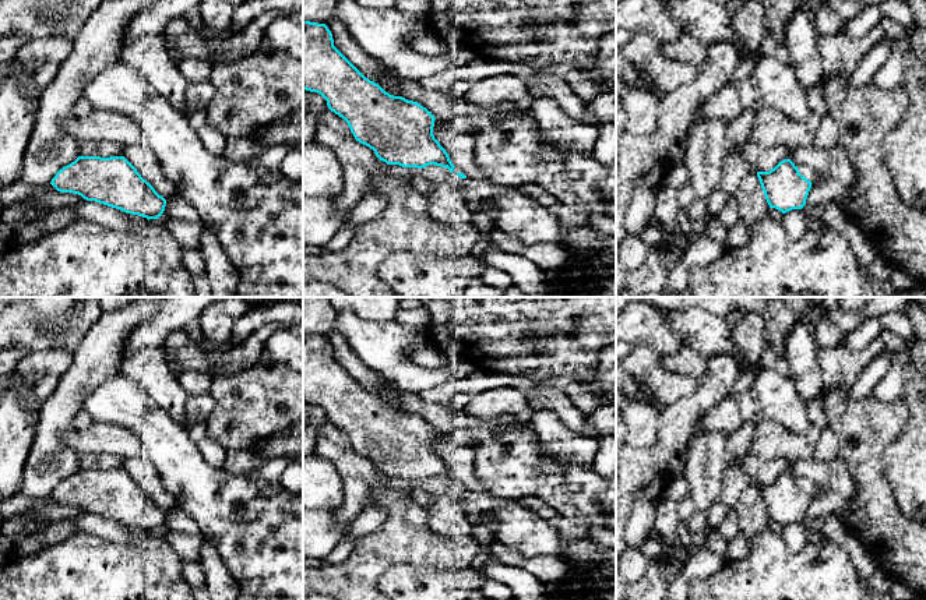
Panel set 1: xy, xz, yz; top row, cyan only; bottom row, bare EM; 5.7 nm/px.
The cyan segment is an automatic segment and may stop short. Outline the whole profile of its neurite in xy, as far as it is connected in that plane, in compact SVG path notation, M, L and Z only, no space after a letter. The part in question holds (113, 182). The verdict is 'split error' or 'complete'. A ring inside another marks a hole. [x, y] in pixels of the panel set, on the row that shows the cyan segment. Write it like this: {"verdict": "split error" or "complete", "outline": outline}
{"verdict": "complete", "outline": "M78 156L60 169L50 184L60 193L73 193L126 213L158 219L166 200L141 177L124 156Z"}

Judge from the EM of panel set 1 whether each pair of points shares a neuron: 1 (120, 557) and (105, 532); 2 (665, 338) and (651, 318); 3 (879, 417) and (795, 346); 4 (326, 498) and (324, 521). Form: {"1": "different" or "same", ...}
{"1": "different", "2": "same", "3": "different", "4": "different"}

